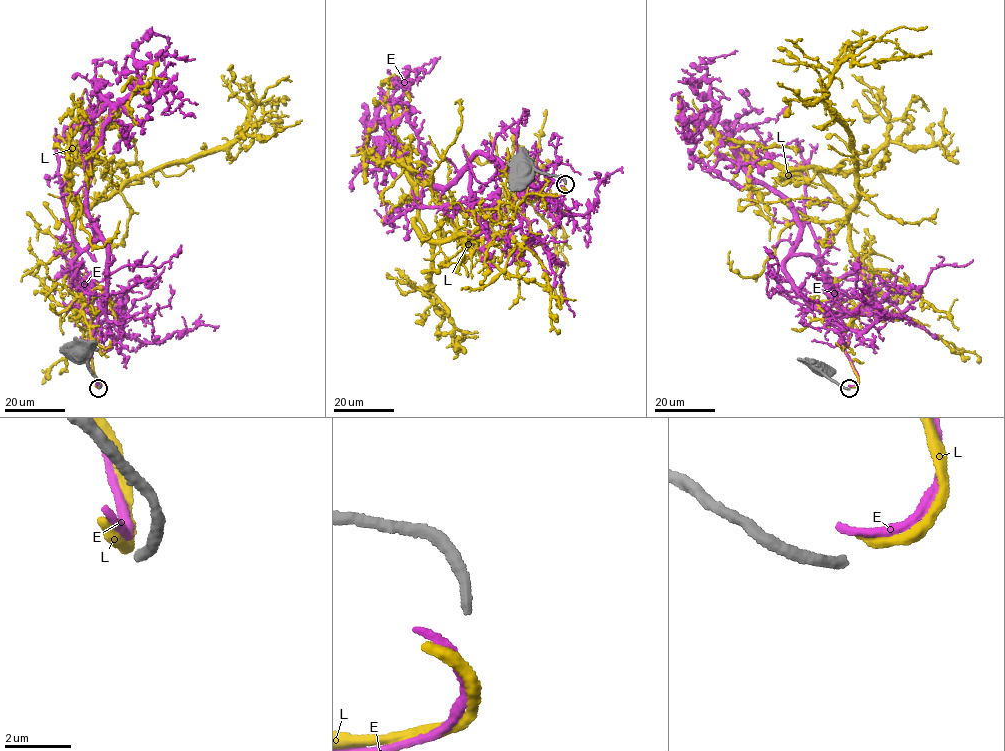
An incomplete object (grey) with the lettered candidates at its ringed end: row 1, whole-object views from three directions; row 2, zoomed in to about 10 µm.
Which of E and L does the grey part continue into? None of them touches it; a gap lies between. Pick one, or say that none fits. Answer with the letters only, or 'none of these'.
none of these

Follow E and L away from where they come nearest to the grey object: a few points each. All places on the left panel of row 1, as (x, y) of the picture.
E: (98, 385), (107, 241), (87, 210), (91, 161), (134, 87), (135, 46), (168, 37)
L: (97, 386), (73, 219), (132, 179), (226, 145), (242, 133), (250, 106), (261, 104), (279, 120), (253, 123)

